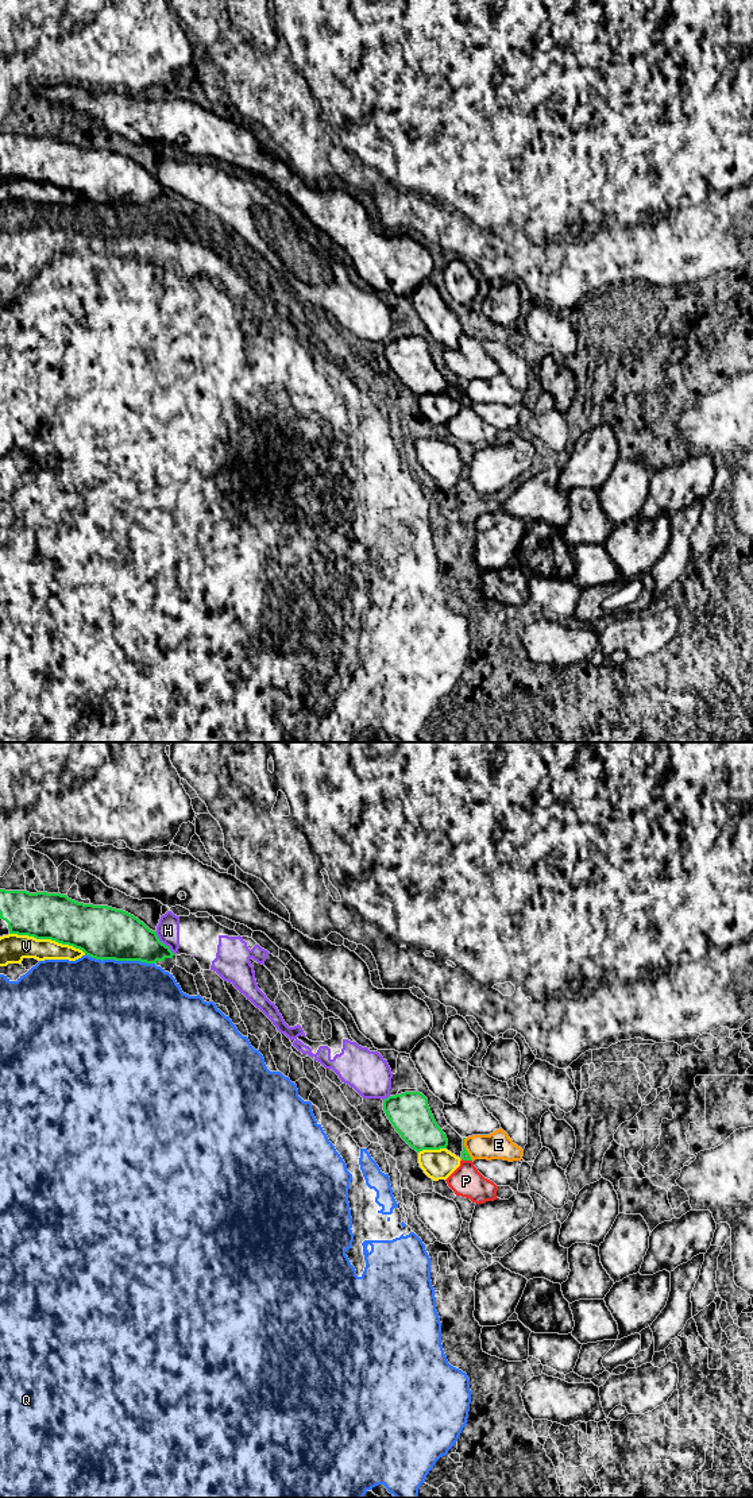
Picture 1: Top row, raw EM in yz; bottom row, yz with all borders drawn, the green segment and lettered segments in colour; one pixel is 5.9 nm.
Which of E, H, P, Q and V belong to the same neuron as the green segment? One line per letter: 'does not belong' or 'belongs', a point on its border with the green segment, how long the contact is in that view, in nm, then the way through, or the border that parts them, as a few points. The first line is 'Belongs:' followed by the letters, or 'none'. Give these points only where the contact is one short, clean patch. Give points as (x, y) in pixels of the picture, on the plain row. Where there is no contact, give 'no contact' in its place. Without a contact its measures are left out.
Belongs: none
E: does not belong | yz (464, 393) | 140 nm | along yz (464, 382), (464, 393), (472, 404)
H: does not belong | yz (163, 188) | 190 nm
P: does not belong | yz (467, 404) | 70 nm | along yz (462, 402), (471, 405)
Q: does not belong | yz (120, 204) | 420 nm
V: does not belong | yz (47, 182) | 480 nm

